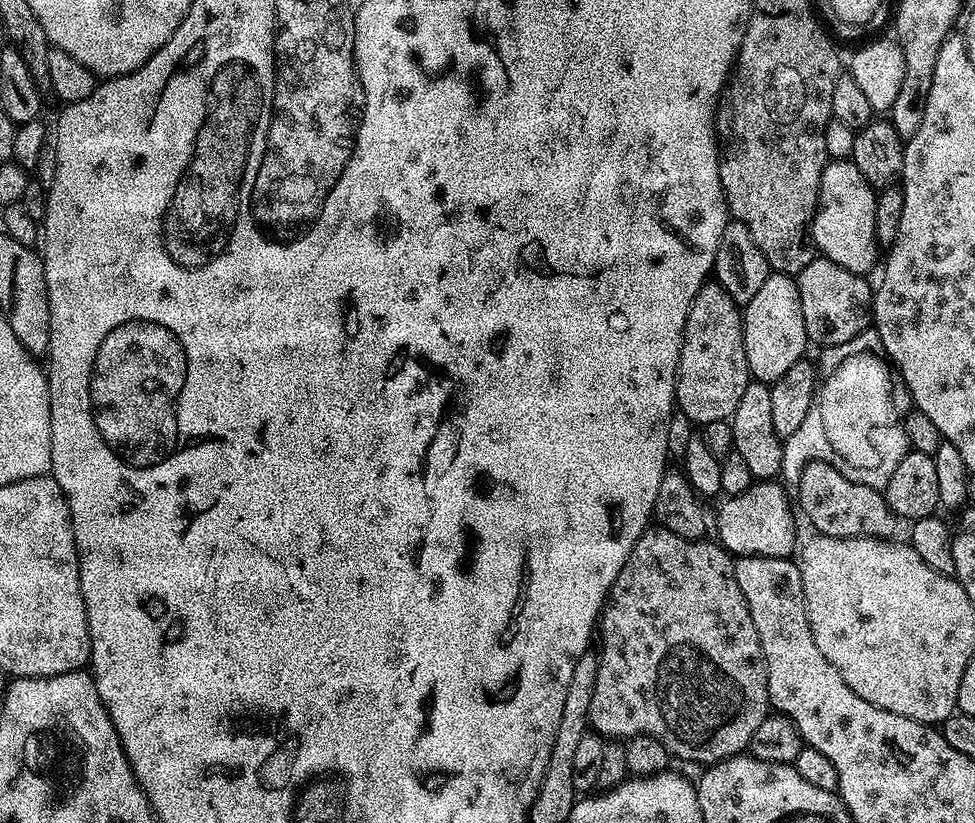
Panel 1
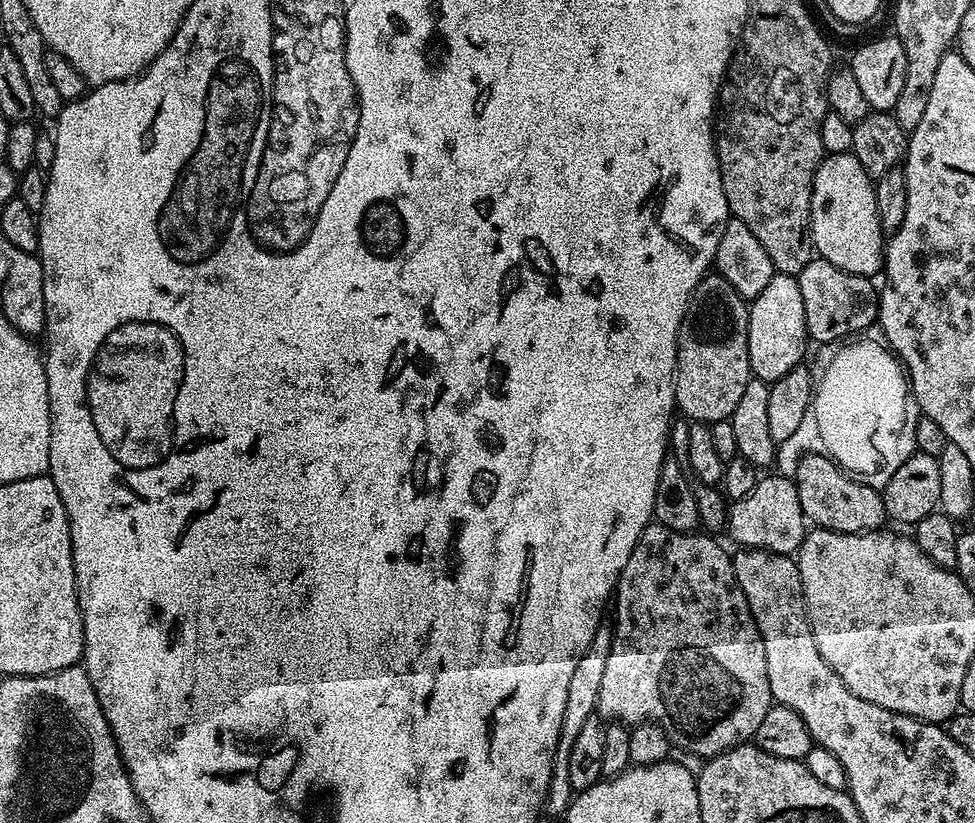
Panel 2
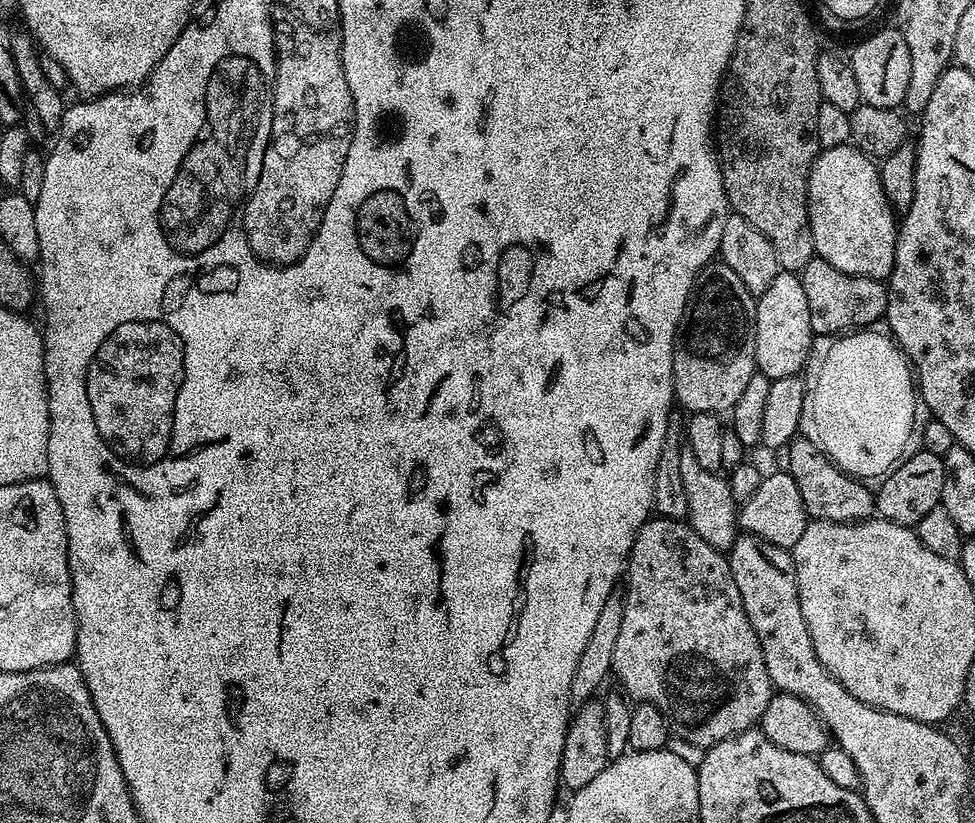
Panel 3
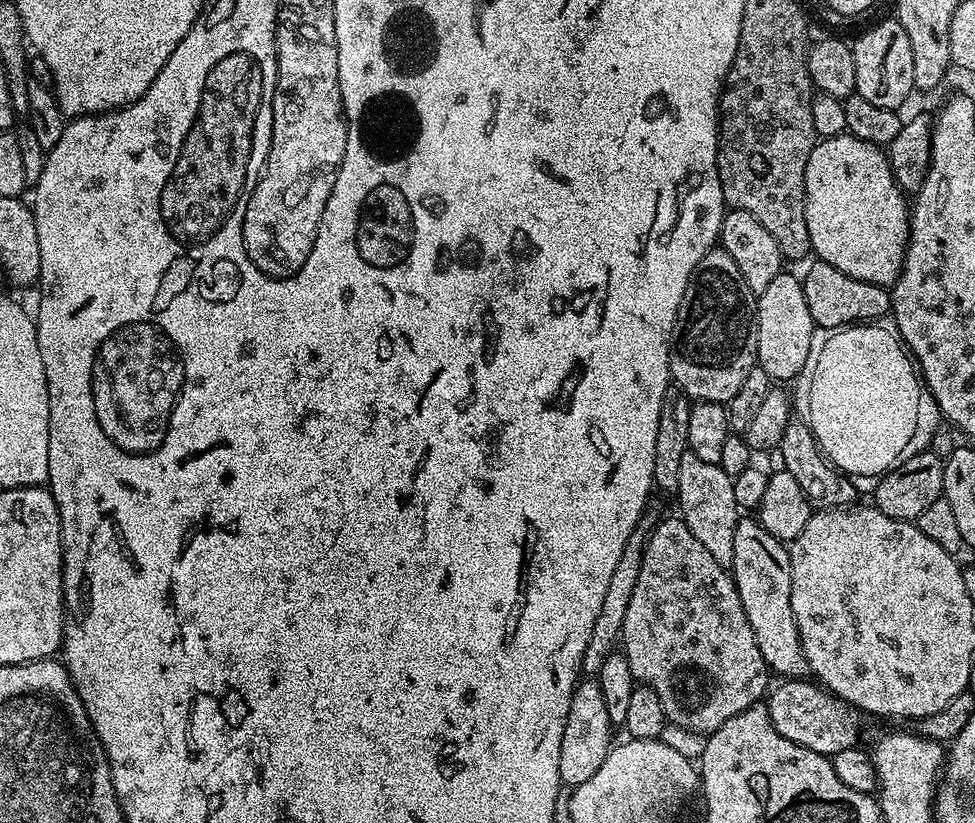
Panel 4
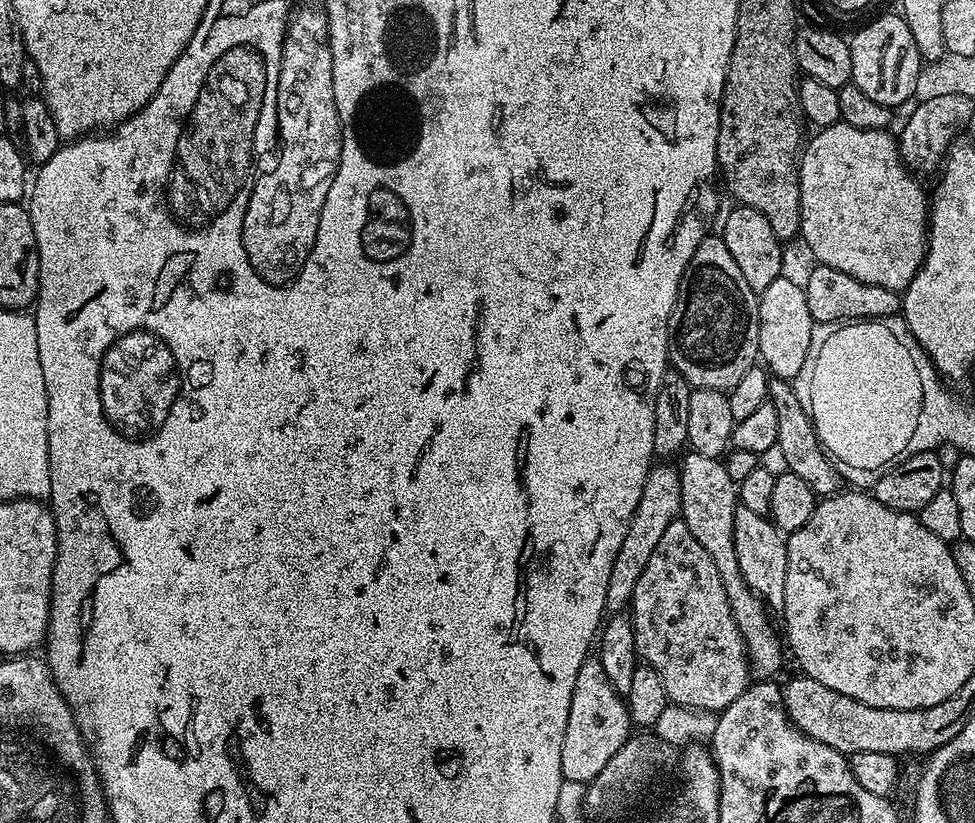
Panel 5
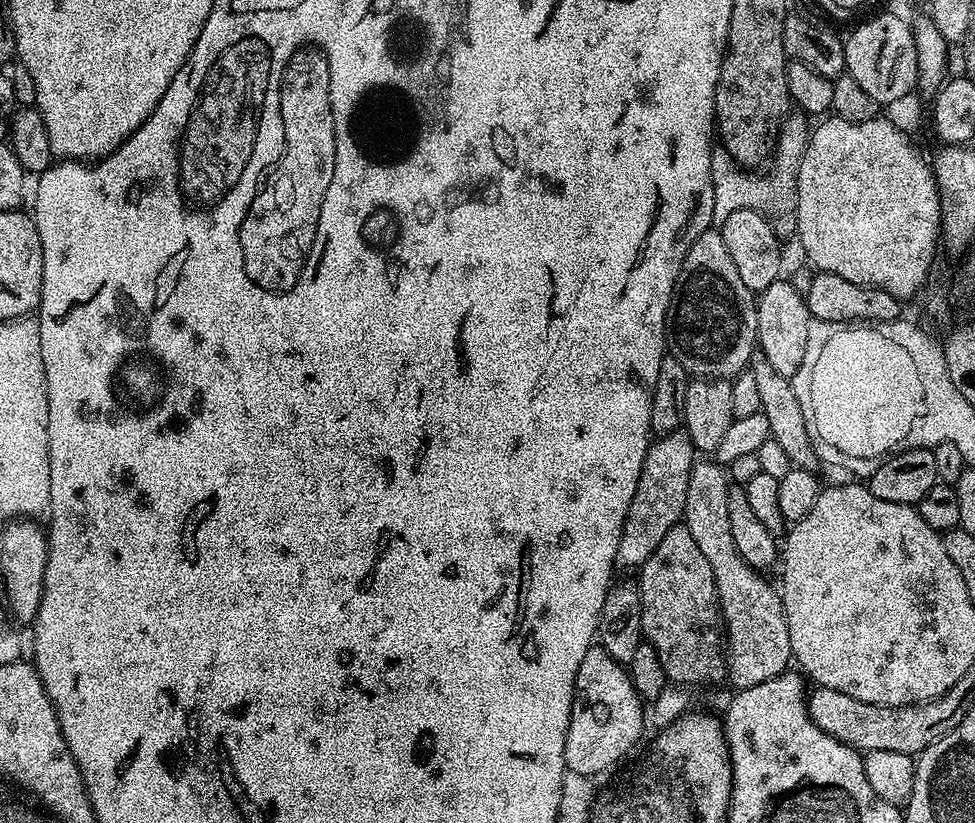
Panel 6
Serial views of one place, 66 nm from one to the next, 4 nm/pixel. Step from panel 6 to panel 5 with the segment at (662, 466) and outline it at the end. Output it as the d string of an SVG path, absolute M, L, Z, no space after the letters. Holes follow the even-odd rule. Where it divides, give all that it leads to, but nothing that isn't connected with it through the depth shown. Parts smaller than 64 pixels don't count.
M654 466L650 469L642 486L642 498L638 498L638 510L634 510L626 538L622 538L622 546L618 549L618 558L614 558L614 566L610 570L610 582L606 582L604 607L609 613L623 613L631 605L634 586L638 586L638 578L642 578L642 570L646 570L646 562L650 562L654 546L658 546L666 526L680 519L681 506L682 486L679 471L675 467Z

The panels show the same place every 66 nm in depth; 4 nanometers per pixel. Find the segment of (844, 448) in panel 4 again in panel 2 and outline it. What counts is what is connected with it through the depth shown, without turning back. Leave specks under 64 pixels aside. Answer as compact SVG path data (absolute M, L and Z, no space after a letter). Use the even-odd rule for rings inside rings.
M864 338L864 348L852 347L852 352L844 352L832 364L832 372L820 388L816 416L820 416L824 444L832 448L829 458L836 464L844 460L848 464L844 471L865 482L888 480L916 451L908 404L910 408L910 385L900 361L883 343Z

